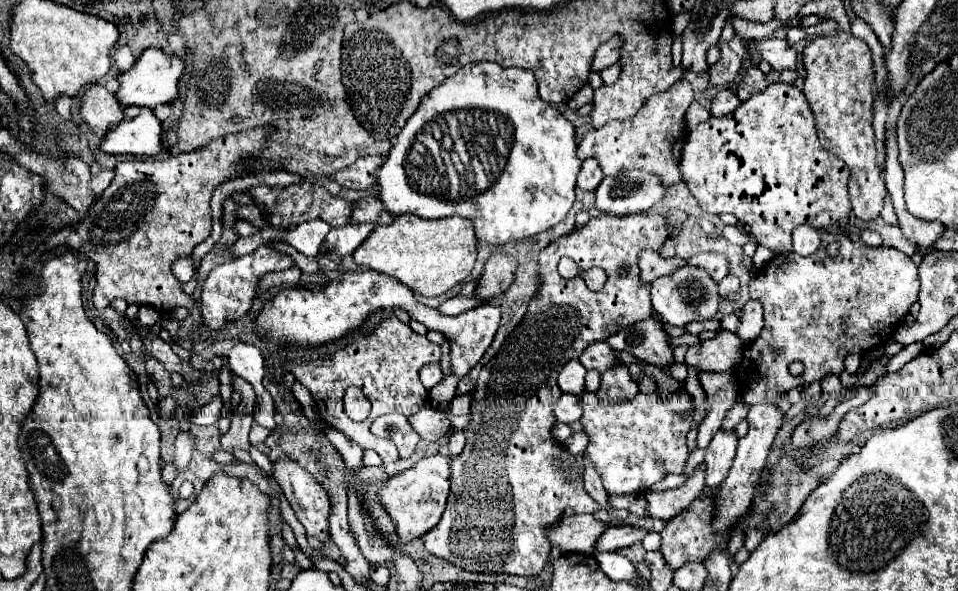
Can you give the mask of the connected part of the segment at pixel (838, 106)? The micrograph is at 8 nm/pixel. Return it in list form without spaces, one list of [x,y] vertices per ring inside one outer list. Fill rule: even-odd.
[[[834,31],[826,37],[816,37],[806,43],[802,51],[802,65],[806,71],[804,77],[804,95],[810,105],[810,111],[816,121],[816,131],[820,145],[842,159],[850,169],[850,201],[856,217],[870,221],[878,217],[886,187],[876,165],[876,147],[872,131],[872,103],[874,103],[874,69],[870,47],[856,39],[852,33]]]

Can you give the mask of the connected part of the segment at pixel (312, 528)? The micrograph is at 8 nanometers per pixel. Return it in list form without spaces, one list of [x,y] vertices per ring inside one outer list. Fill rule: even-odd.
[[[288,457],[278,459],[274,463],[274,479],[278,481],[278,485],[282,487],[288,503],[292,505],[298,521],[304,525],[306,535],[312,535],[320,541],[326,541],[330,537],[330,527],[328,527],[328,517],[332,513],[332,505],[330,505],[330,497],[328,493],[312,479],[310,473],[306,473],[298,463],[290,461]]]

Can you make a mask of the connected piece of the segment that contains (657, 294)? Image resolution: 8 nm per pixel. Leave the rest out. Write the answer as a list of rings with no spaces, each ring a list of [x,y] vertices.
[[[684,265],[682,269],[674,271],[672,275],[658,277],[652,283],[652,307],[660,315],[660,319],[668,325],[682,327],[690,321],[704,321],[712,319],[718,309],[718,285],[704,275],[704,269],[692,269],[690,265]]]

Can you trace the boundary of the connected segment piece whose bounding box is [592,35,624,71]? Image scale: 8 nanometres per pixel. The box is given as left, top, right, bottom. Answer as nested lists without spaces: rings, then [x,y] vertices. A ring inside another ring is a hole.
[[[614,35],[612,41],[606,41],[604,45],[600,45],[600,49],[596,51],[594,61],[592,61],[592,71],[602,71],[602,69],[614,65],[620,59],[622,45],[624,45],[624,41],[618,35]]]

